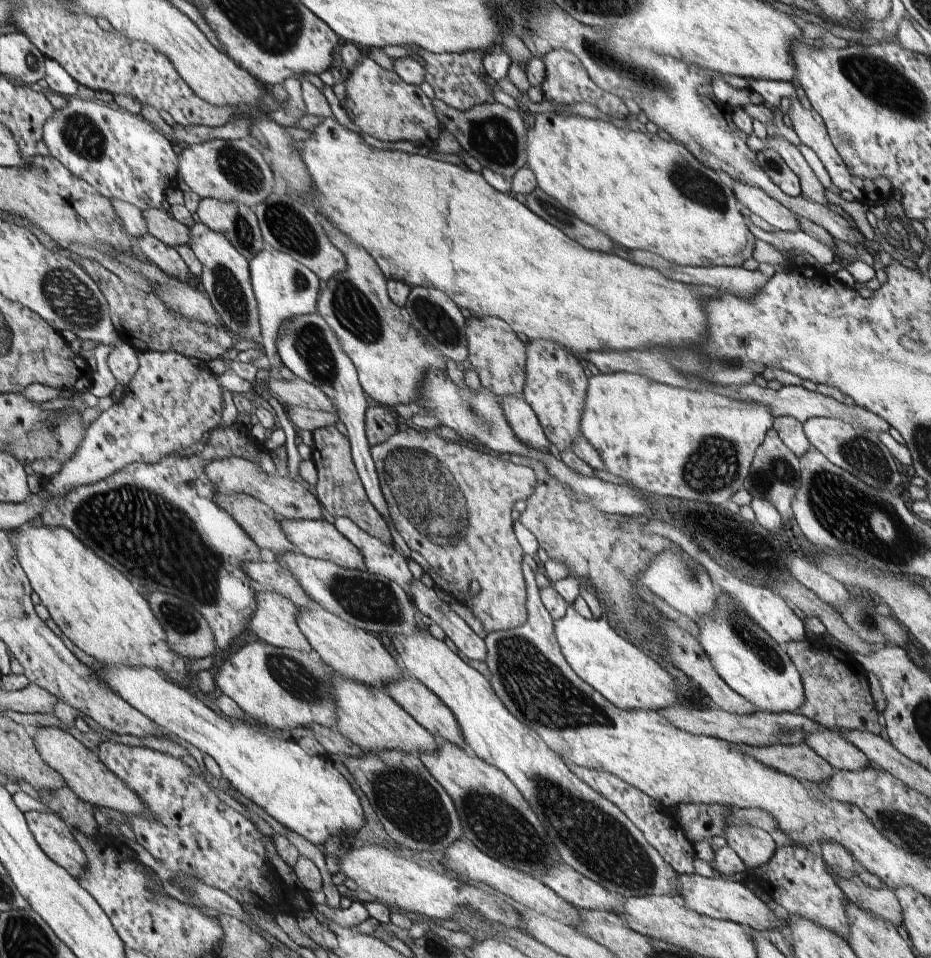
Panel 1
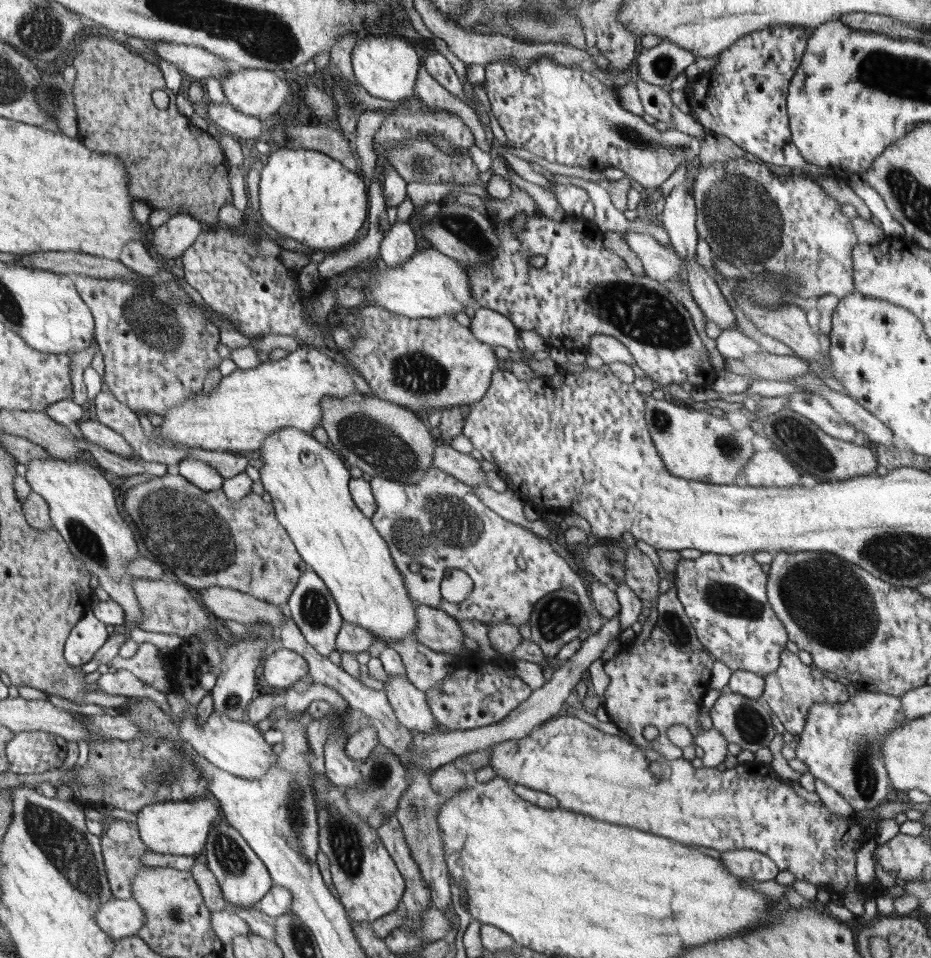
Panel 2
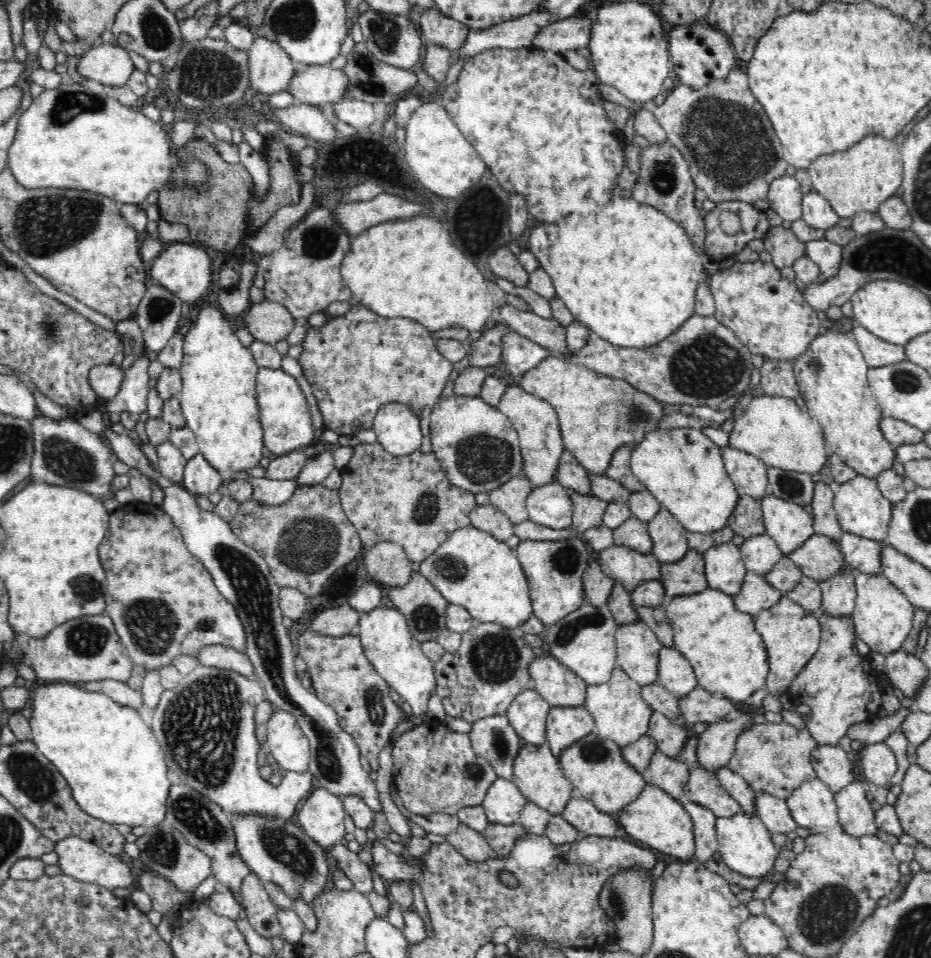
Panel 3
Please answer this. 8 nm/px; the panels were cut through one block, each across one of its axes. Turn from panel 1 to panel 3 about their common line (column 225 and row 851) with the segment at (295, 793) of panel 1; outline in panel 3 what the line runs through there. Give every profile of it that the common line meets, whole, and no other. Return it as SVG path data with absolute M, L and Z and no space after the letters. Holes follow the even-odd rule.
M740 812L736 816L716 820L716 842L722 854L722 862L746 878L766 880L774 872L780 848L774 844L772 836L774 834L764 826L764 822L756 814Z

